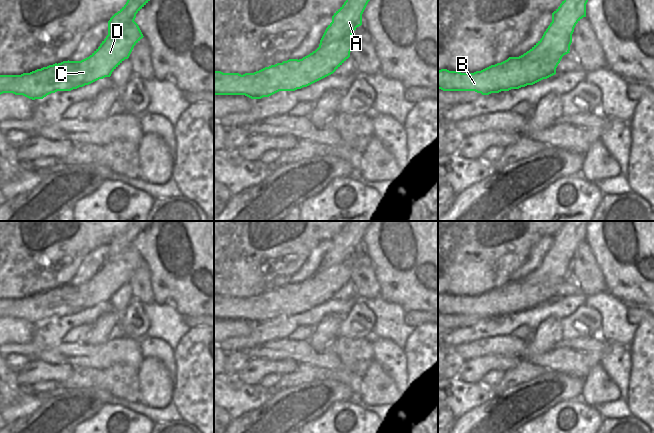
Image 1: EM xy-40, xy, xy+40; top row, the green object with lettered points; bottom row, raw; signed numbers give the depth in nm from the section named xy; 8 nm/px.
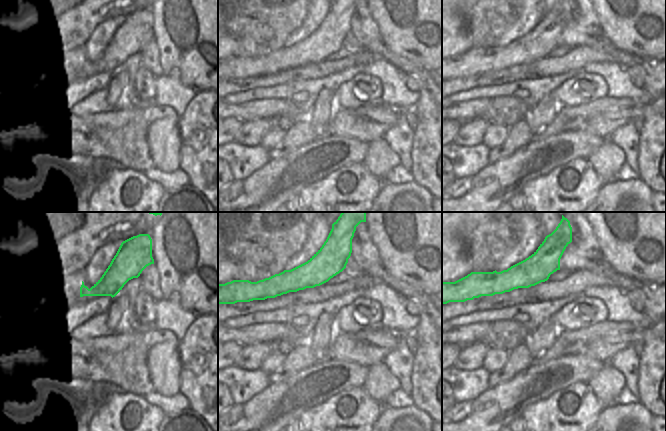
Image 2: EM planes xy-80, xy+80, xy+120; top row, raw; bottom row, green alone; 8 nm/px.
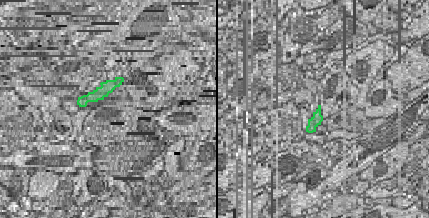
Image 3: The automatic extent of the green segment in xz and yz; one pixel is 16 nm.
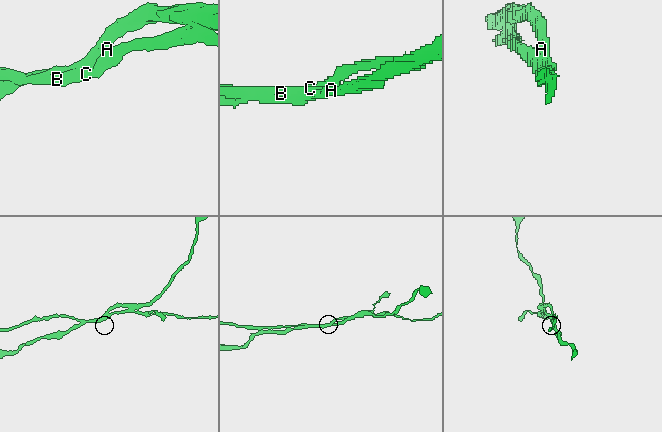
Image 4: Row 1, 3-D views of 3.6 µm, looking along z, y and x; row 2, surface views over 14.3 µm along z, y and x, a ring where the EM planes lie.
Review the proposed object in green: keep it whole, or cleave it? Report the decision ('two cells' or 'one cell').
two cells

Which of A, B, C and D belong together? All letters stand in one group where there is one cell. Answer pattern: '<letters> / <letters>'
A / B C D

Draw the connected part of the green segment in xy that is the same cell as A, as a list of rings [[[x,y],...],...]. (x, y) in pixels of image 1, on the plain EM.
[[[348,221],[332,240],[332,246],[326,252],[319,271],[352,259],[362,249],[362,238],[371,223],[372,221]]]

